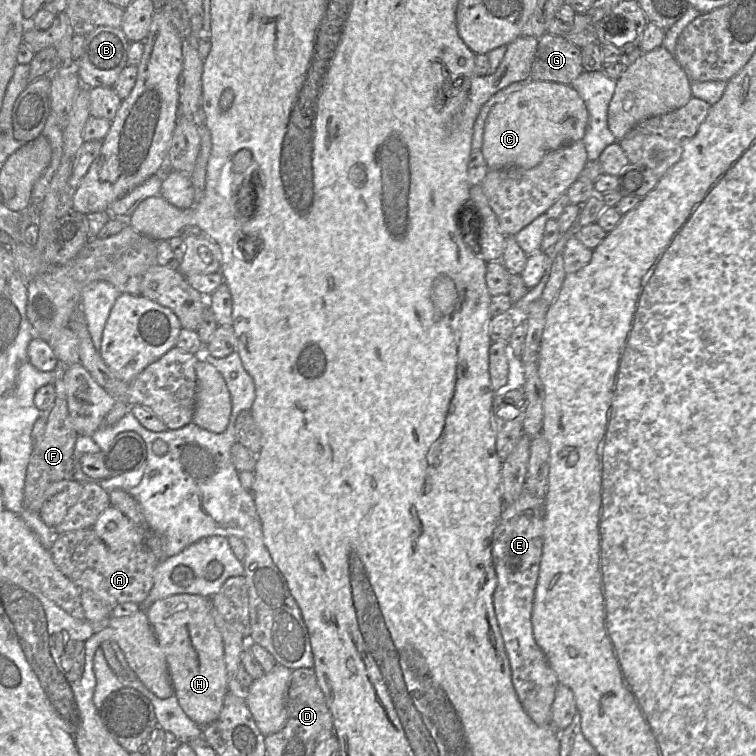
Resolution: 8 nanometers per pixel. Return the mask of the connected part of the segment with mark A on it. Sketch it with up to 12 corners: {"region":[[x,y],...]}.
{"region":[[90,528],[55,534],[59,570],[110,608],[141,604],[158,560]]}

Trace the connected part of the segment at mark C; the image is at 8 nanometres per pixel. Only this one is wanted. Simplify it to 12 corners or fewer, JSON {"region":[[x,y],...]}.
{"region":[[532,79],[491,108],[489,170],[532,169],[582,140],[570,85]]}

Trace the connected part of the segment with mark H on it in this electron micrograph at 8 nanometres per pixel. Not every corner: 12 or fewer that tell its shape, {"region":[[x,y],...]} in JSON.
{"region":[[211,598],[145,612],[179,705],[200,727],[228,690]]}

